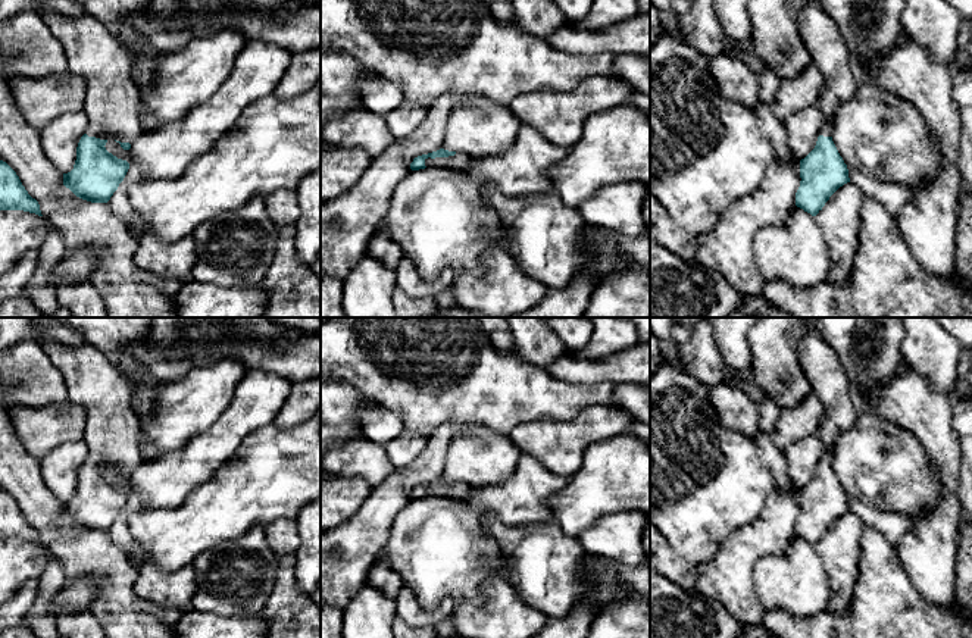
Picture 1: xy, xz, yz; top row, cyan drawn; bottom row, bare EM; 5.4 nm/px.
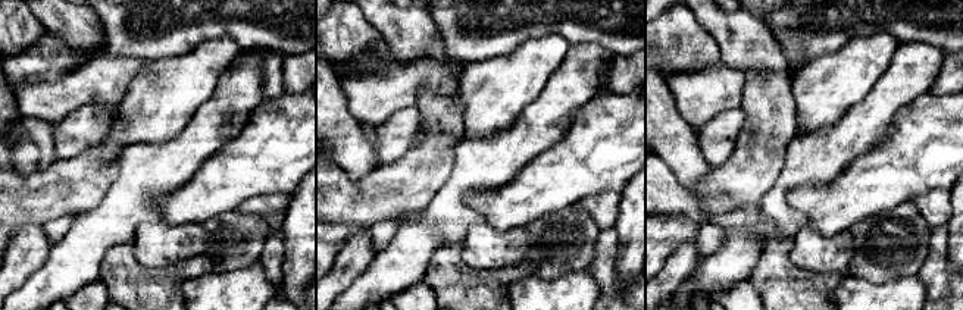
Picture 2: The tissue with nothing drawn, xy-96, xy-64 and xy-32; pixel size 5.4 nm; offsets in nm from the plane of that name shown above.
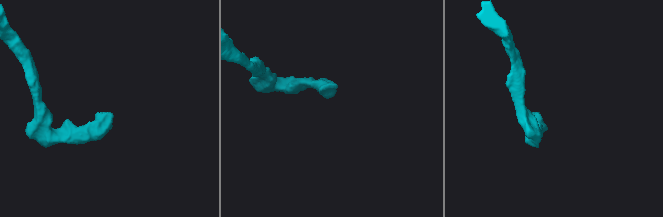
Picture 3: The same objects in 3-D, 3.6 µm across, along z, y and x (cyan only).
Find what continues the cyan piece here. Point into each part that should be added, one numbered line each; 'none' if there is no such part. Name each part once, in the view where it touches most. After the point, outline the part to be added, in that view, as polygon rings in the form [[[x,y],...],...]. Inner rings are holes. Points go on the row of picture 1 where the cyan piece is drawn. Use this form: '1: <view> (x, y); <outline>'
1: xz (458, 162); [[[456,153],[454,156],[449,157],[435,157],[435,159],[425,159],[425,166],[440,166],[440,168],[449,168],[454,171],[463,171],[466,169],[466,165],[469,162],[469,156],[465,153]]]

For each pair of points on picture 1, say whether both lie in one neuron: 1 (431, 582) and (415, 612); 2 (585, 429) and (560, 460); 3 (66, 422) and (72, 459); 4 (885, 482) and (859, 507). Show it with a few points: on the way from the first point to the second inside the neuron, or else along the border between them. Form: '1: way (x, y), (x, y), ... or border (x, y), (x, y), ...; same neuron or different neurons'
1: border (403, 584), (427, 609), (446, 597), (453, 600); different neurons
2: way (578, 437), (562, 453); same neuron
3: border (83, 438), (65, 441), (40, 459); different neurons
4: border (847, 494), (877, 509), (894, 510), (897, 513); different neurons

